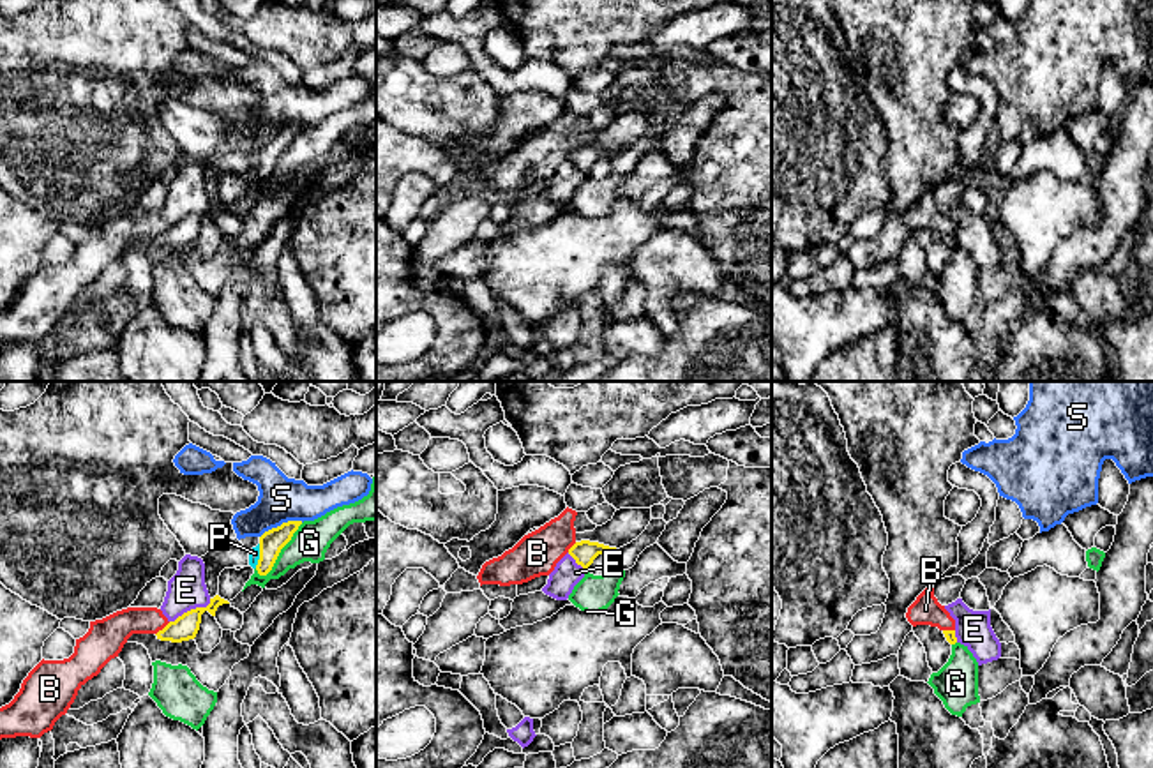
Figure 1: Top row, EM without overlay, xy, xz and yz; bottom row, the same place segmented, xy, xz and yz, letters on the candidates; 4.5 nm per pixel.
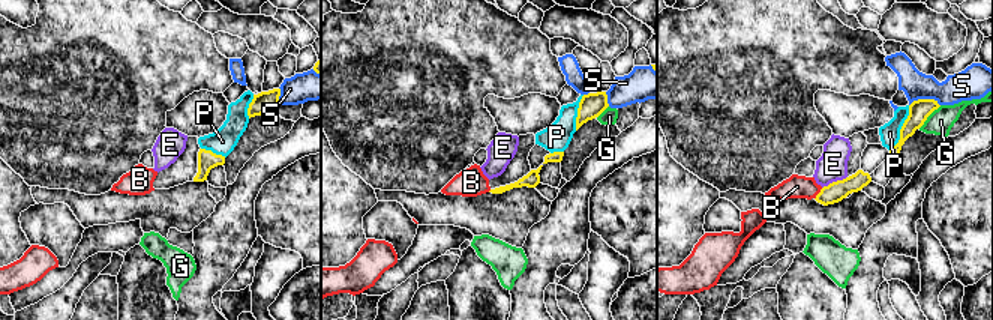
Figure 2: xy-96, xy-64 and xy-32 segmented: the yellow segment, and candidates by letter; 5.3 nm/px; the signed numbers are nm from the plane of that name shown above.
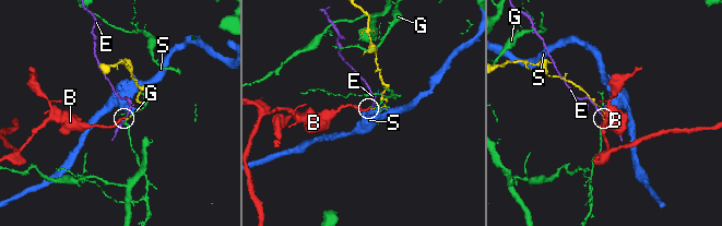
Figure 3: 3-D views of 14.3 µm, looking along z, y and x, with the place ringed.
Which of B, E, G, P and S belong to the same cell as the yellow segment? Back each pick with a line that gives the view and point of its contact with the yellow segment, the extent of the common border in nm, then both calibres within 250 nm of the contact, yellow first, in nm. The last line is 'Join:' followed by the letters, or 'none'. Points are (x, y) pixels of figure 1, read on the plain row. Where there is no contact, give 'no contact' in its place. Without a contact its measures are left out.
Join: none

